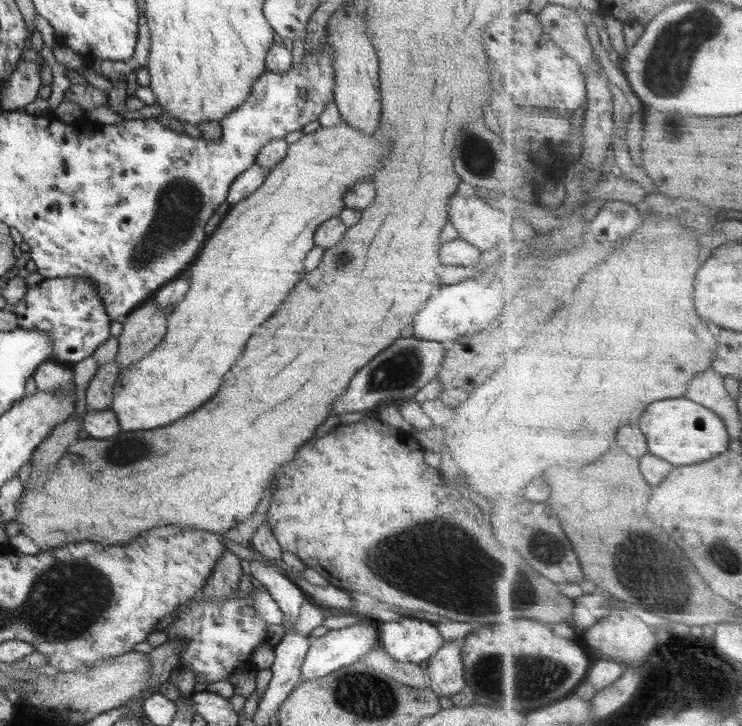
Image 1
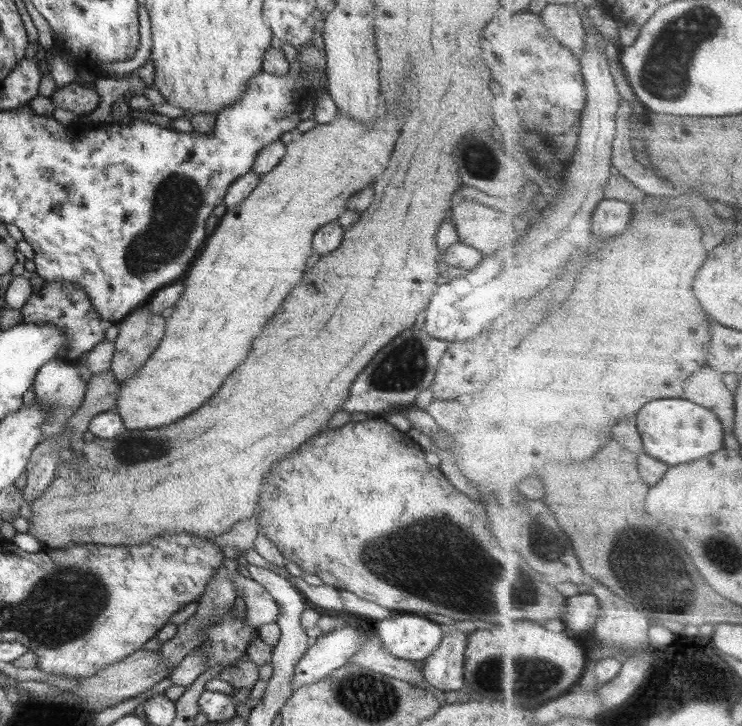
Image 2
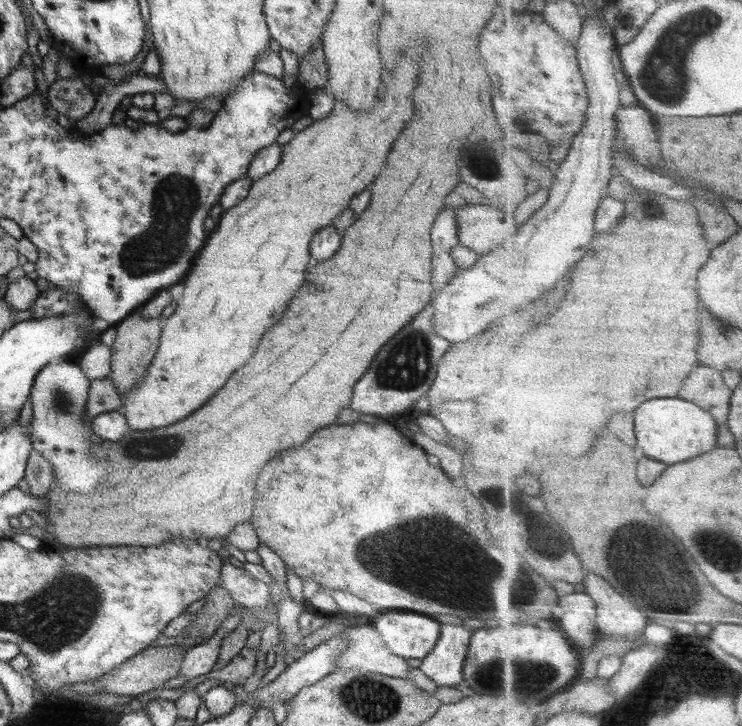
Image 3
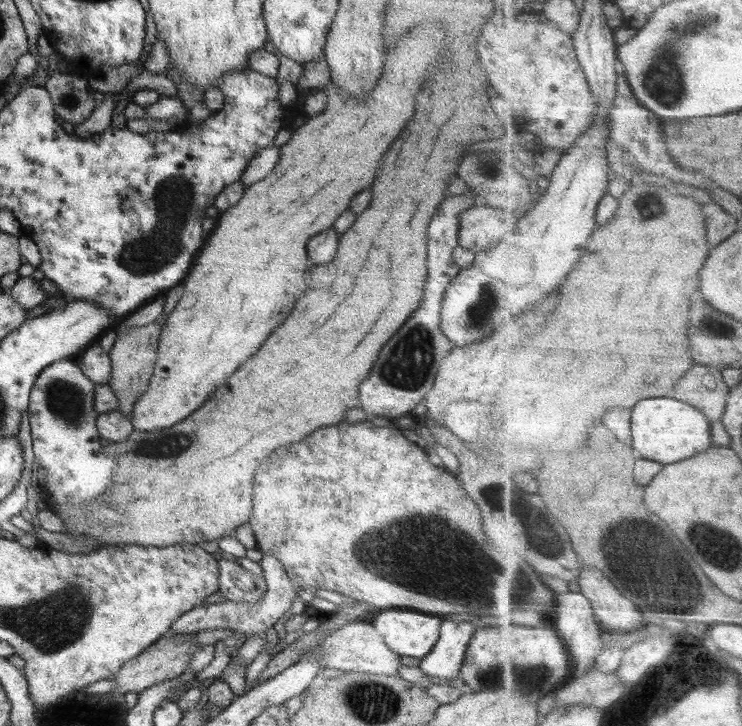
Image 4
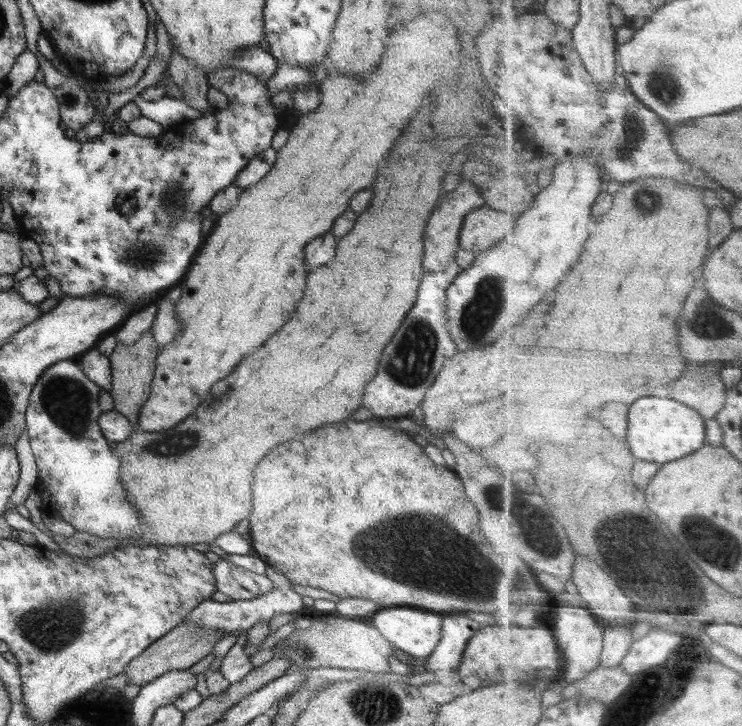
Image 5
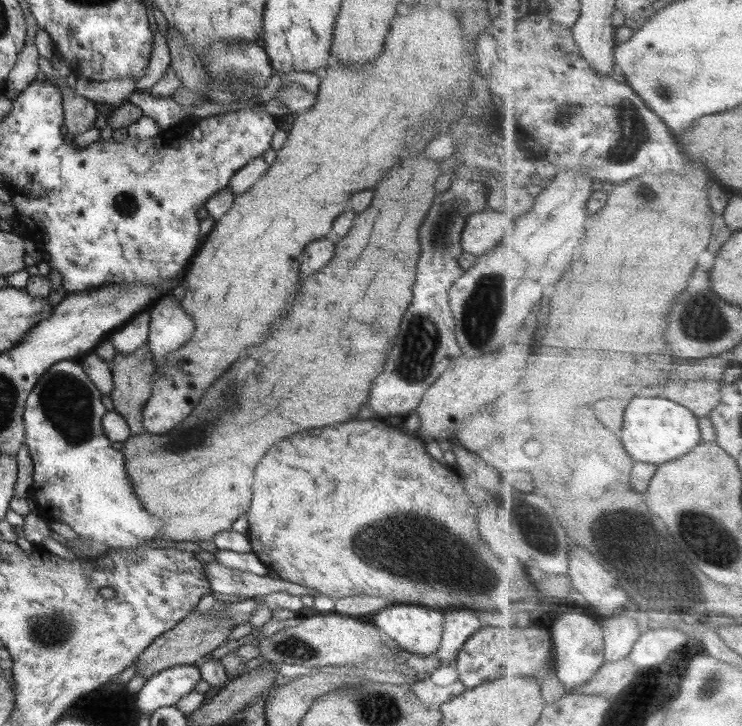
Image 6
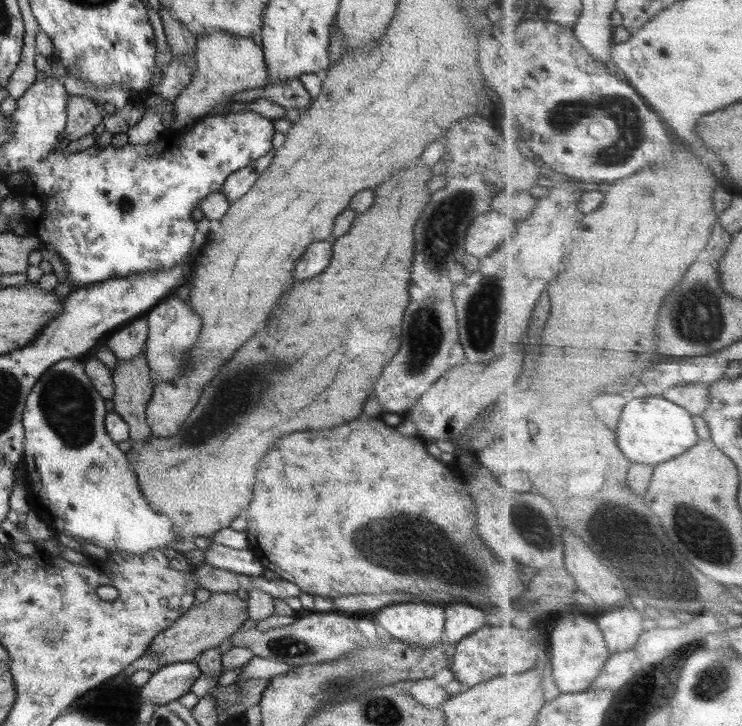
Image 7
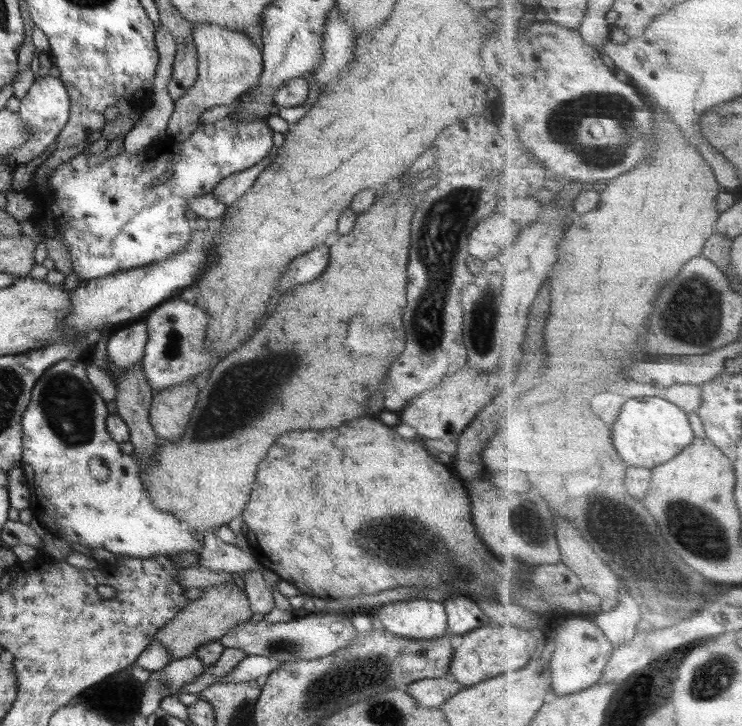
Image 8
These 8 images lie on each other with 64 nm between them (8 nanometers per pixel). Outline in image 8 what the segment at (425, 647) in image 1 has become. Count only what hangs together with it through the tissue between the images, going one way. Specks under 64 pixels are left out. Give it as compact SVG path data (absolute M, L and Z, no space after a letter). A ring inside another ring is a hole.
M428 599L390 601L378 608L377 618L385 630L402 638L440 638L448 629L443 603Z

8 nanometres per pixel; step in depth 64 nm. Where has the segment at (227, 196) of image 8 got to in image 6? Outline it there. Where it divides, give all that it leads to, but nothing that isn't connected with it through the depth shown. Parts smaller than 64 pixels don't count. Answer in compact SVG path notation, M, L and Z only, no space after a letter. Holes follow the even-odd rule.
M270 148L264 152L263 156L258 156L256 159L250 160L244 168L238 170L232 176L232 180L227 184L227 188L230 188L230 191L234 195L246 193L268 171L268 168L274 163L276 156L277 151Z

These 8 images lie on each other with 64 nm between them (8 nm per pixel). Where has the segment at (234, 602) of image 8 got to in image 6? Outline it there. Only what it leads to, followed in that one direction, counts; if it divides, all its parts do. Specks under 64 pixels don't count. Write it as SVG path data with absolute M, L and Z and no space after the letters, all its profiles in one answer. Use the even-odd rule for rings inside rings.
M190 612L180 624L176 624L172 630L164 632L164 635L158 636L142 652L142 655L138 656L138 659L134 661L134 665L137 666L134 676L141 675L148 680L173 666L194 665L198 660L204 659L223 646L228 641L233 629L234 626L226 618L212 616L212 613Z

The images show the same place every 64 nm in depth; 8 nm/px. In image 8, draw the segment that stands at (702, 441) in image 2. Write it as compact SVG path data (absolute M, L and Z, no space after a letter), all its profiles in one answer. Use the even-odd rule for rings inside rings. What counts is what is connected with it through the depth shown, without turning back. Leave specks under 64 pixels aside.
M653 393L648 398L632 398L614 424L614 440L619 453L632 466L644 466L655 469L657 466L676 458L694 440L694 428L686 412L680 405L668 400L662 393Z

